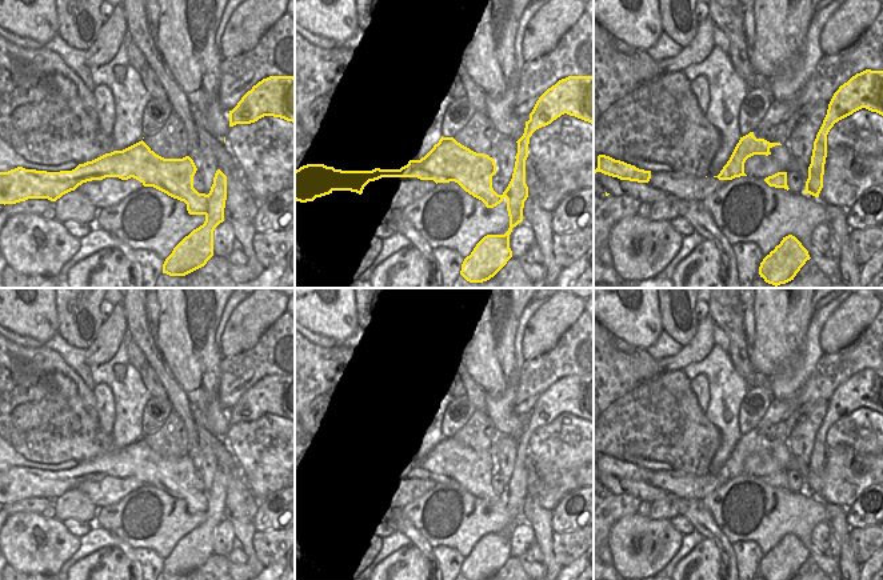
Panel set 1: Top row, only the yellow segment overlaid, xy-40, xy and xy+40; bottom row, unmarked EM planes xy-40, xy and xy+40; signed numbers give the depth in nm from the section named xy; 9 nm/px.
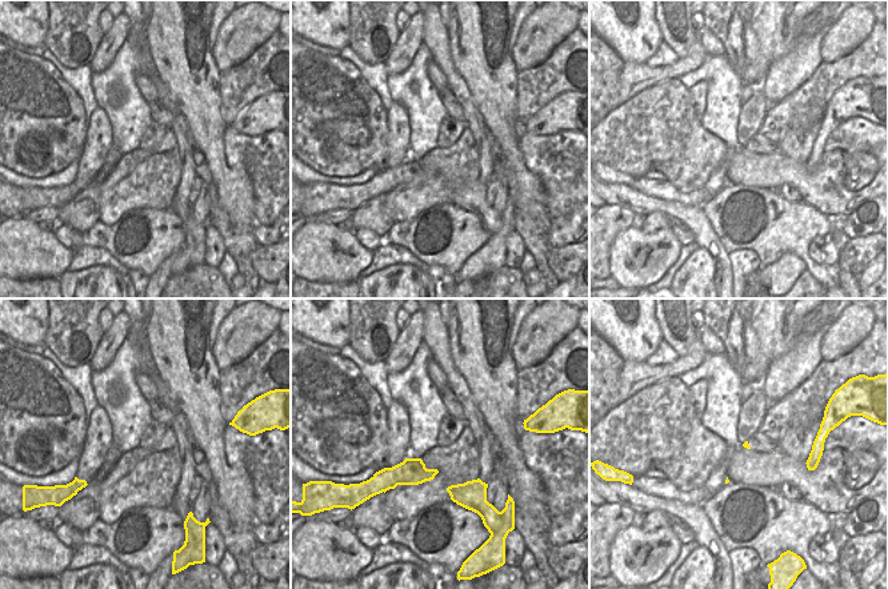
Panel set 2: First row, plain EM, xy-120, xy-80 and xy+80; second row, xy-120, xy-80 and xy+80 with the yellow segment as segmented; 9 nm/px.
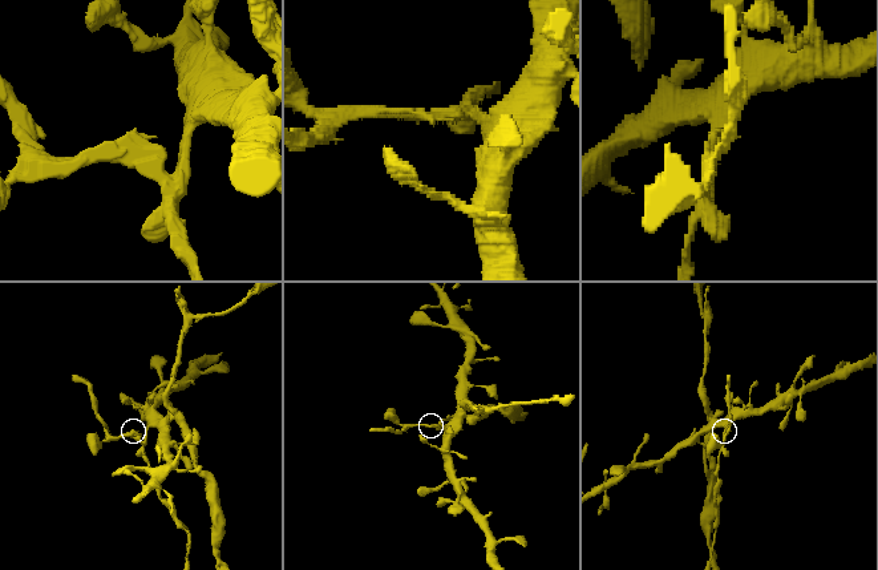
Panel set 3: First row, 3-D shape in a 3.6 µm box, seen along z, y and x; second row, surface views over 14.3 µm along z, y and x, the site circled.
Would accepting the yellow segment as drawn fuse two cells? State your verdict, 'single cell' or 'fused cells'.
fused cells

